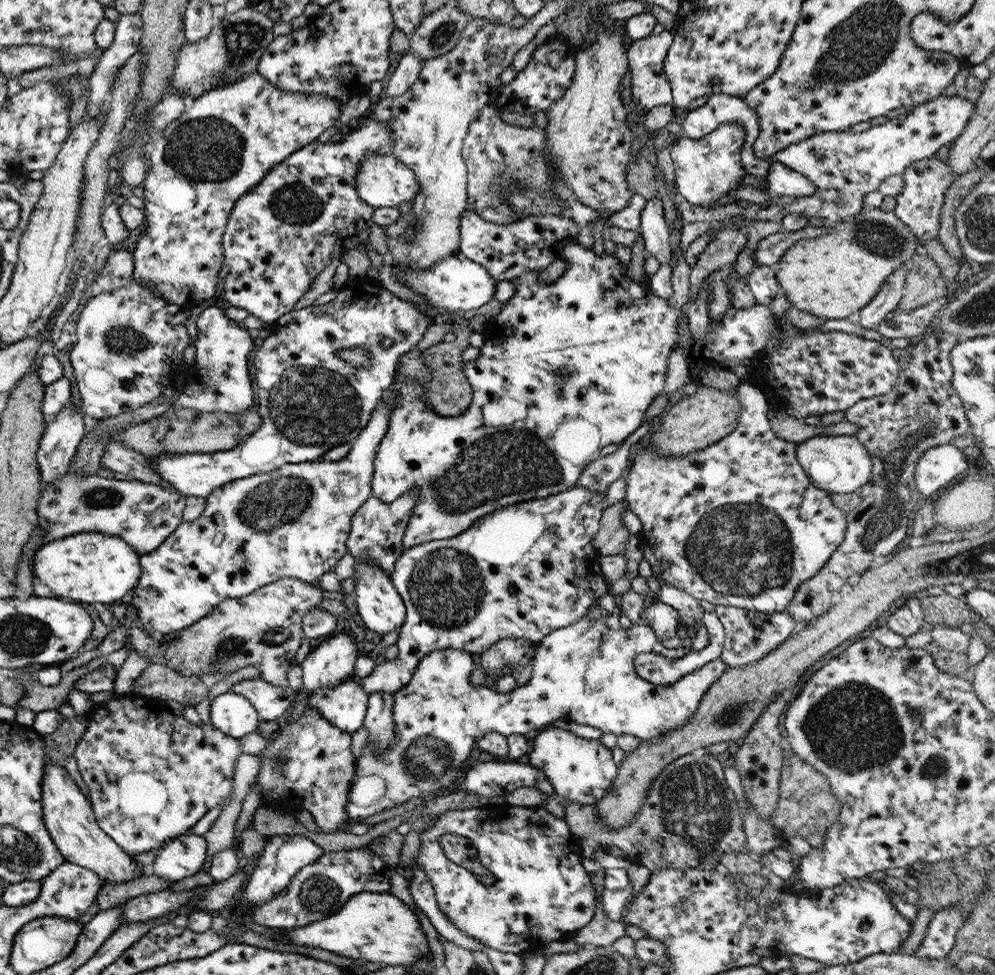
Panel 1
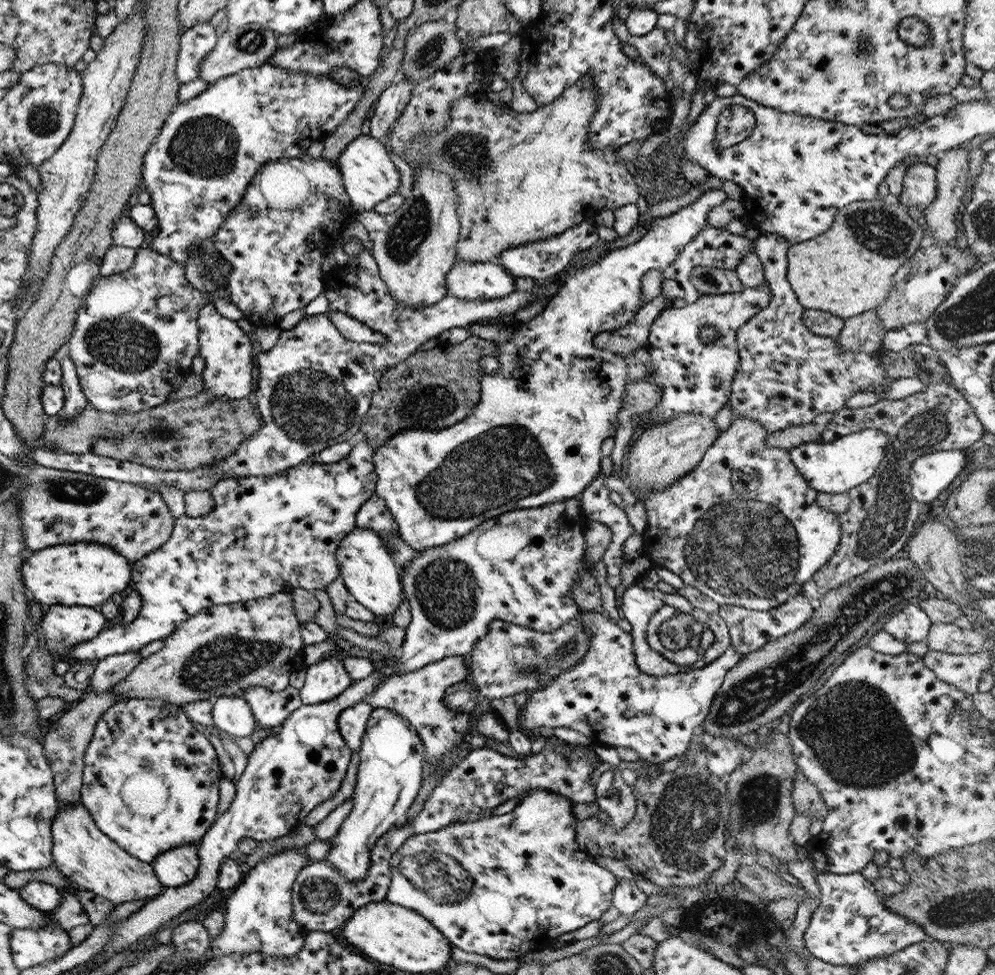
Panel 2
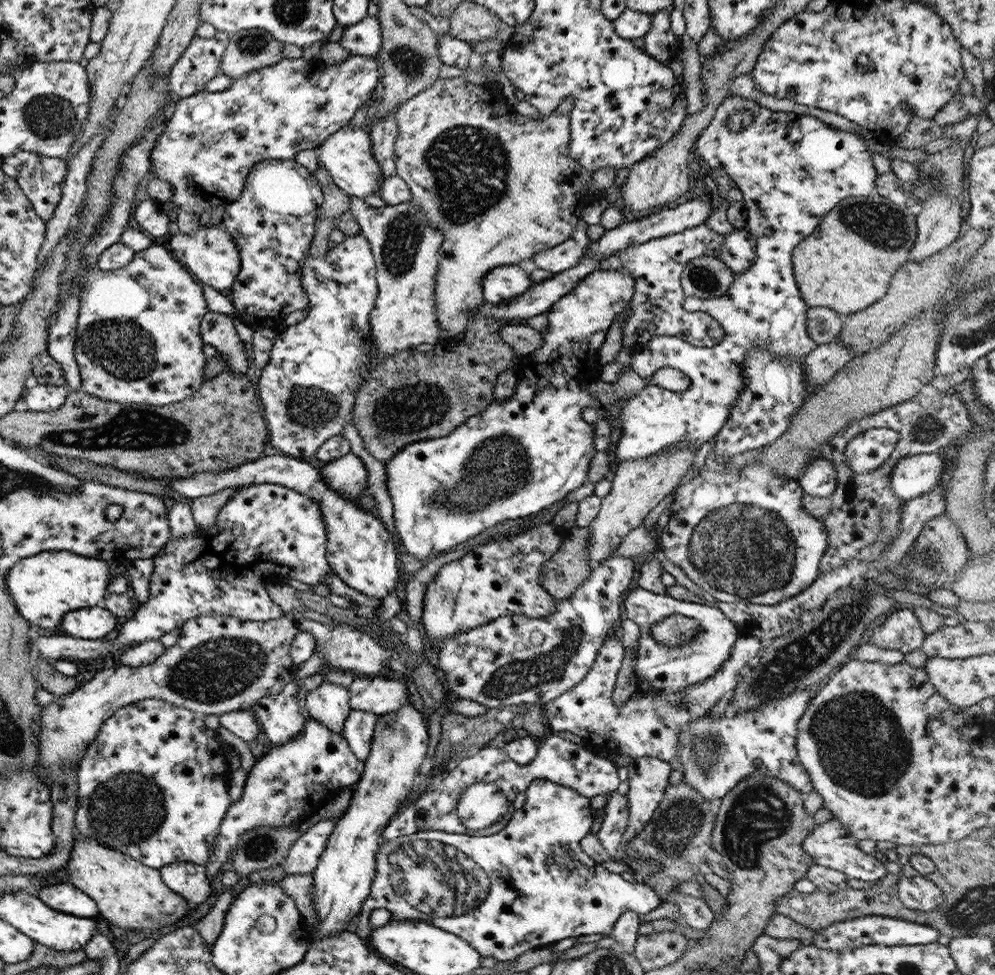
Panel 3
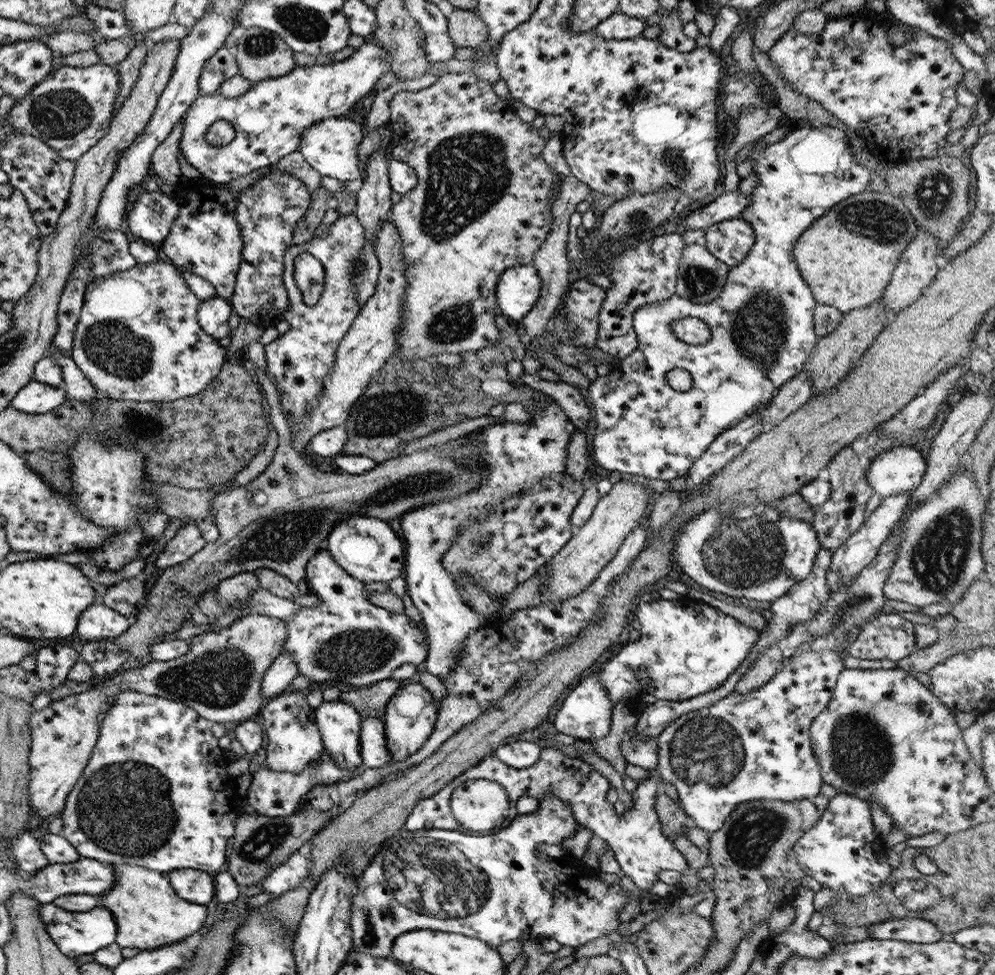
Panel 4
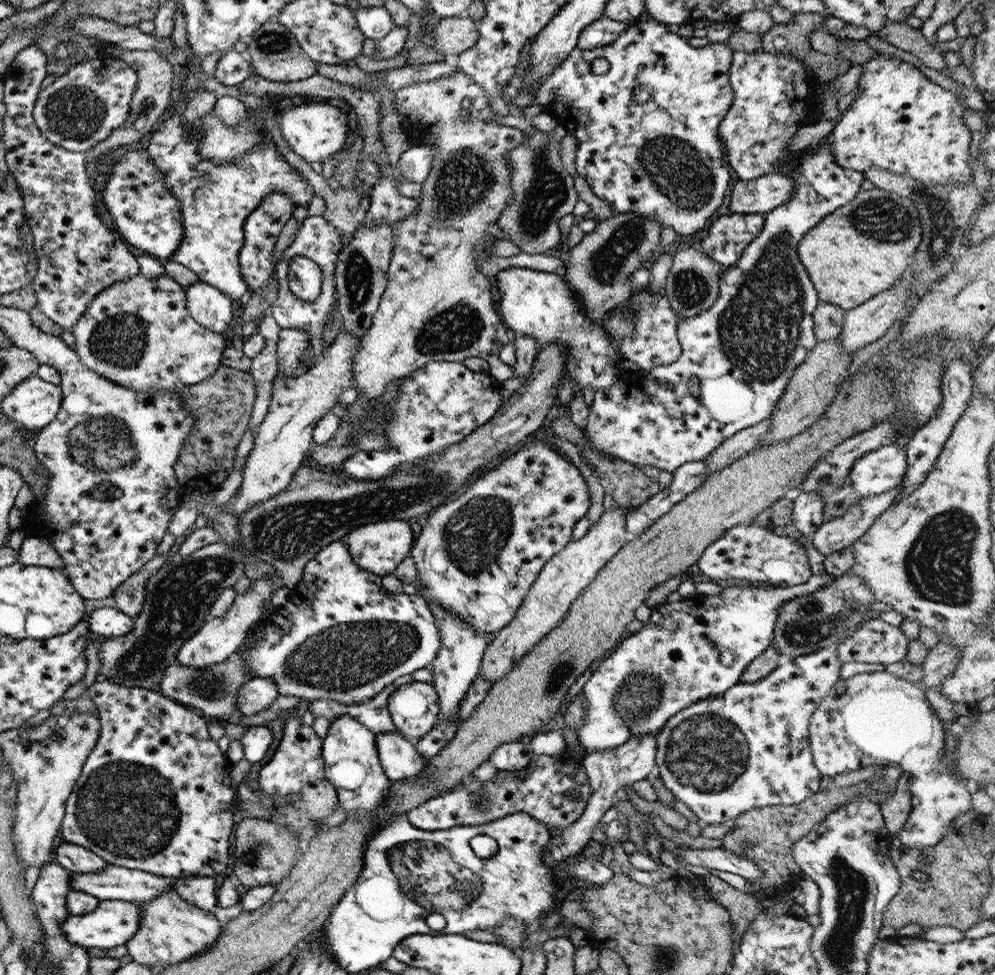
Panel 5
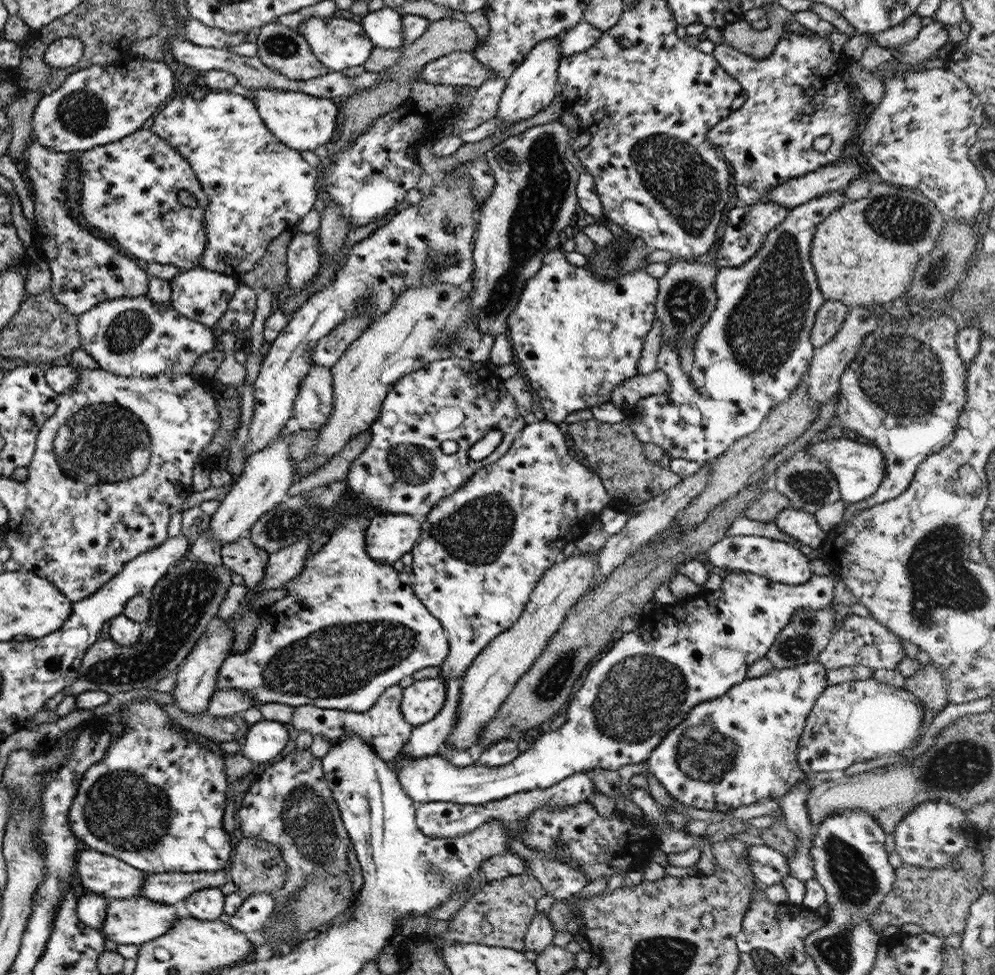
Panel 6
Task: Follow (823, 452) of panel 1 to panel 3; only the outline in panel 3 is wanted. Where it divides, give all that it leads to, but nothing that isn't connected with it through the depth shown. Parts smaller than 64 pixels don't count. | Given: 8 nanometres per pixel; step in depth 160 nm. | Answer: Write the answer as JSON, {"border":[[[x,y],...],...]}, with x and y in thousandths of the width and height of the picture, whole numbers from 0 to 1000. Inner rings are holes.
{"border":[[[879,439],[857,447],[857,451],[848,459],[853,470],[853,479],[863,486],[881,481],[892,471],[903,453],[899,441]],[[819,470],[808,480],[807,486],[800,493],[807,507],[829,511],[837,508],[839,503],[839,482],[829,470]]]}

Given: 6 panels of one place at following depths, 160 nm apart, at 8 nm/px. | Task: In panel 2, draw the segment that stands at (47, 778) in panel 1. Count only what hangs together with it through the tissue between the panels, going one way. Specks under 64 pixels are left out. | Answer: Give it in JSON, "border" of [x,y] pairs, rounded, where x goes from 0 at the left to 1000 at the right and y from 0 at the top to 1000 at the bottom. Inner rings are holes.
{"border":[[[80,821],[63,827],[58,825],[57,833],[51,842],[50,856],[53,889],[77,911],[103,919],[113,925],[114,929],[140,922],[148,925],[160,919],[159,915],[164,909],[158,903],[153,888],[128,876],[106,857],[95,847]]]}

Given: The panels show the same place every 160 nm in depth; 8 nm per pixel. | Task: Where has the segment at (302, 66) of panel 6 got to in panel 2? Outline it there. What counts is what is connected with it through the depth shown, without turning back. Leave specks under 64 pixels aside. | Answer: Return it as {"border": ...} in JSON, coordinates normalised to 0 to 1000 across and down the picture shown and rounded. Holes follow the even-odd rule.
{"border":[[[253,24],[236,29],[230,28],[224,35],[219,36],[215,49],[200,63],[198,81],[212,86],[221,80],[236,76],[239,72],[262,68],[269,64],[277,49],[276,35],[264,27]]]}

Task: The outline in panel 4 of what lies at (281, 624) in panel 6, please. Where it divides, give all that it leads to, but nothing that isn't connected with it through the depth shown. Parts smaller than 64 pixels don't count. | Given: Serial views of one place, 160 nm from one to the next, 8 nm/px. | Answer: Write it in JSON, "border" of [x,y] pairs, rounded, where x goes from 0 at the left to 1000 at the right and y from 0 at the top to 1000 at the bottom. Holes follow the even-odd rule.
{"border":[[[321,564],[308,577],[307,595],[311,596],[315,607],[322,618],[317,623],[302,624],[292,634],[284,636],[287,642],[287,654],[284,657],[283,669],[293,671],[293,678],[299,683],[299,691],[311,695],[313,705],[341,705],[342,709],[353,706],[363,706],[376,703],[381,698],[391,696],[393,689],[403,681],[426,679],[430,666],[425,658],[425,649],[417,639],[411,637],[405,627],[396,628],[372,618],[372,607],[387,607],[390,599],[363,598],[349,590],[332,571],[329,564]]]}

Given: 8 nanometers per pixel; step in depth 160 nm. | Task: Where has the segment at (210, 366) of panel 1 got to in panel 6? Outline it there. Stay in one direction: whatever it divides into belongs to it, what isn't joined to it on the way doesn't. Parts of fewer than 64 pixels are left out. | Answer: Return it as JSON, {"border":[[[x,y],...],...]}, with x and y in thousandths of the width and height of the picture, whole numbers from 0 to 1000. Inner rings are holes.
{"border":[[[199,272],[190,276],[182,277],[169,288],[171,293],[171,313],[186,326],[200,330],[209,336],[216,334],[220,325],[228,316],[232,303],[239,294],[239,288],[227,281],[206,277]]]}

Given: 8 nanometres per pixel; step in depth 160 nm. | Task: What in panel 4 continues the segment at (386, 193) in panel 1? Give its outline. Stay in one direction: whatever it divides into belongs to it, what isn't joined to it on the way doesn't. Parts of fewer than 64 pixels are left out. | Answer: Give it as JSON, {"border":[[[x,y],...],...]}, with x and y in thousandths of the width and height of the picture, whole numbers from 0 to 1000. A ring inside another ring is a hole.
{"border":[[[348,119],[326,121],[305,134],[298,155],[320,178],[335,182],[345,188],[364,183],[364,174],[361,172],[359,162],[359,153],[363,145],[362,124],[358,125]]]}

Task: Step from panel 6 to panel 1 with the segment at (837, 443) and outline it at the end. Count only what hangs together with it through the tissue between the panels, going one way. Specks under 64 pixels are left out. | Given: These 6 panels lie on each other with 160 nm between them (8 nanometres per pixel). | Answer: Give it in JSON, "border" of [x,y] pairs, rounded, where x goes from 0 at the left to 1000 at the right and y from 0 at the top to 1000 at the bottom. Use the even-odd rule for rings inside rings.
{"border":[[[956,455],[934,459],[919,479],[919,495],[927,511],[938,511],[958,491],[978,482],[978,474]]]}

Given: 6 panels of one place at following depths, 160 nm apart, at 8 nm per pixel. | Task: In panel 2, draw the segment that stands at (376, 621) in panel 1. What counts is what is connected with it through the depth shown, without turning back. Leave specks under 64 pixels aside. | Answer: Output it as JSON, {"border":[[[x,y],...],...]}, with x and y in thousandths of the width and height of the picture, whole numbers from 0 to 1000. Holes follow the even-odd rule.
{"border":[[[355,539],[339,559],[337,572],[340,592],[350,608],[381,636],[390,637],[404,618],[404,605],[400,585],[381,549],[370,542]]]}

